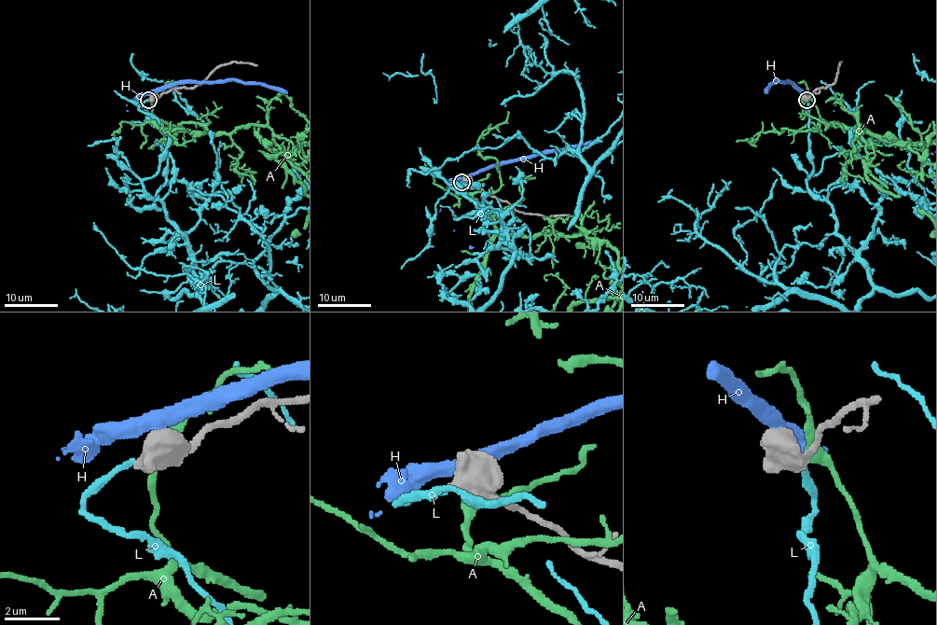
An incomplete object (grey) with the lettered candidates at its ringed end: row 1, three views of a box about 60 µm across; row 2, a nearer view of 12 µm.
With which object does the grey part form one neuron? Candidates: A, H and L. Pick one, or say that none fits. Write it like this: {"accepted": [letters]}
{"accepted": []}

